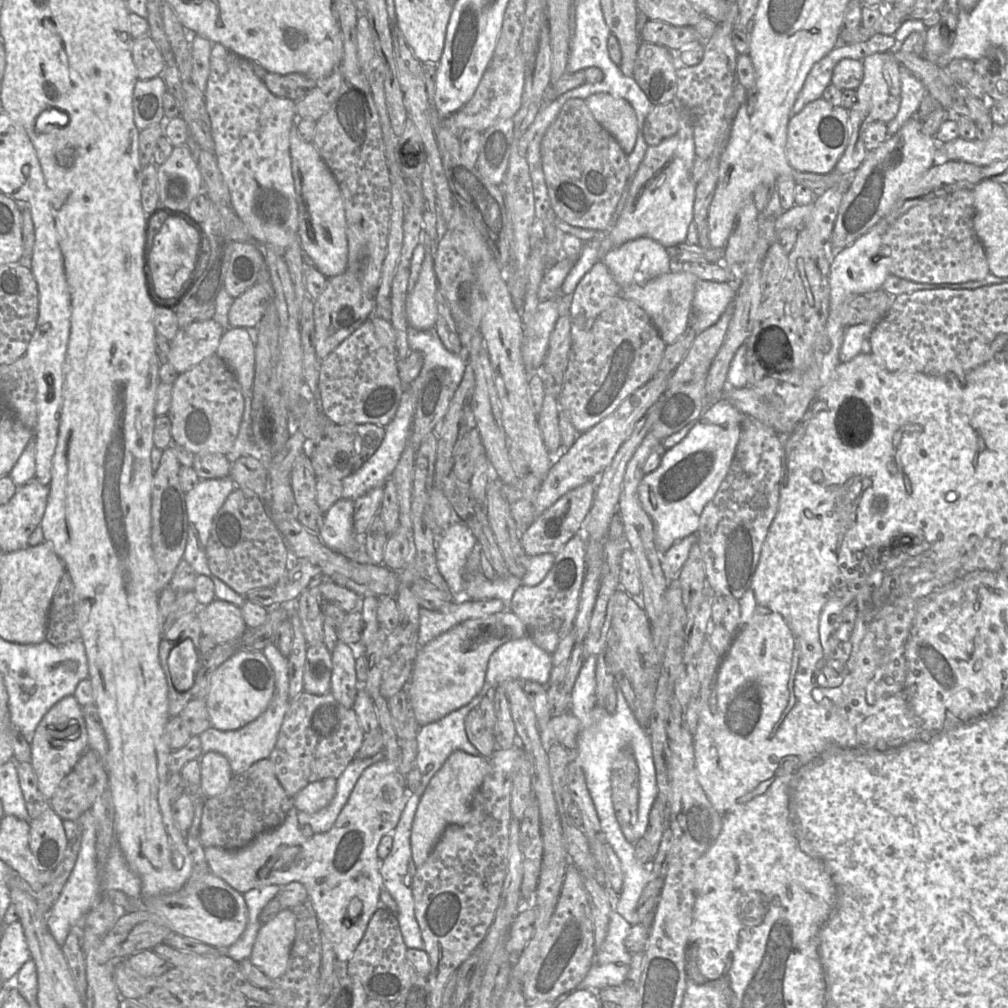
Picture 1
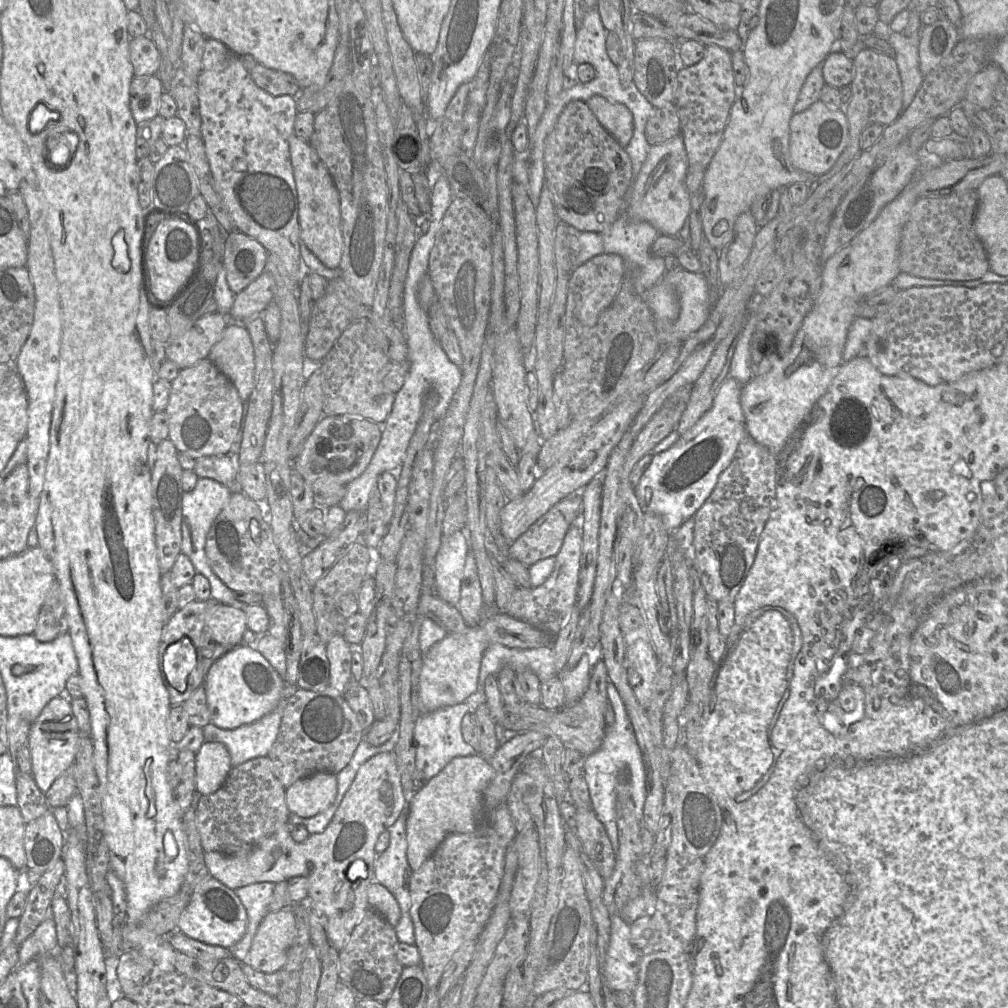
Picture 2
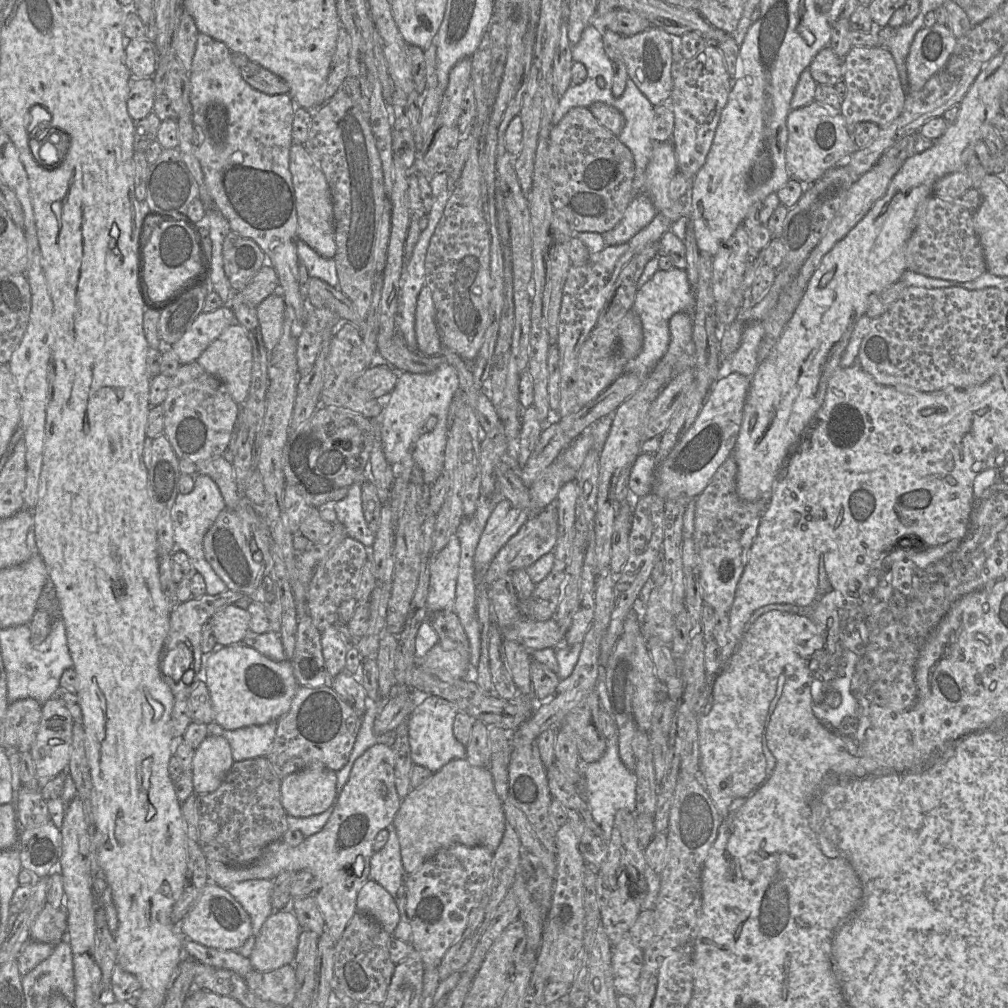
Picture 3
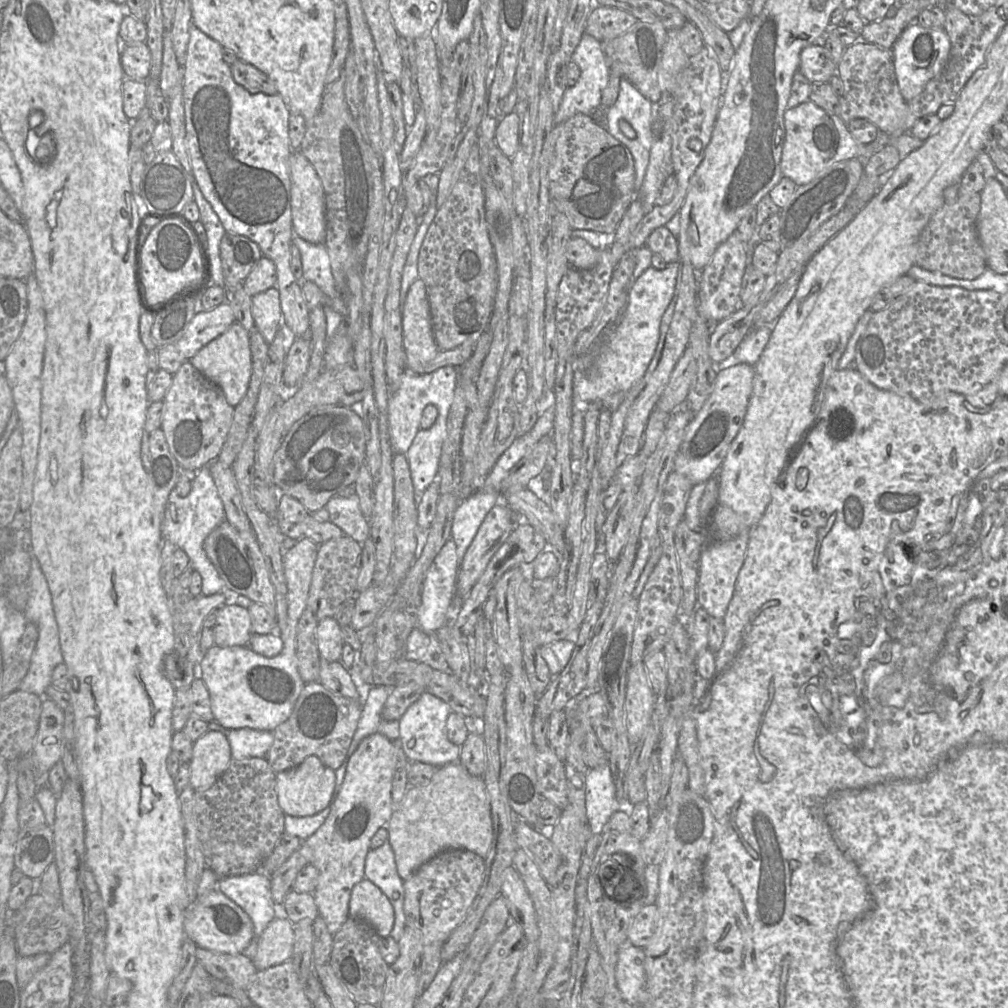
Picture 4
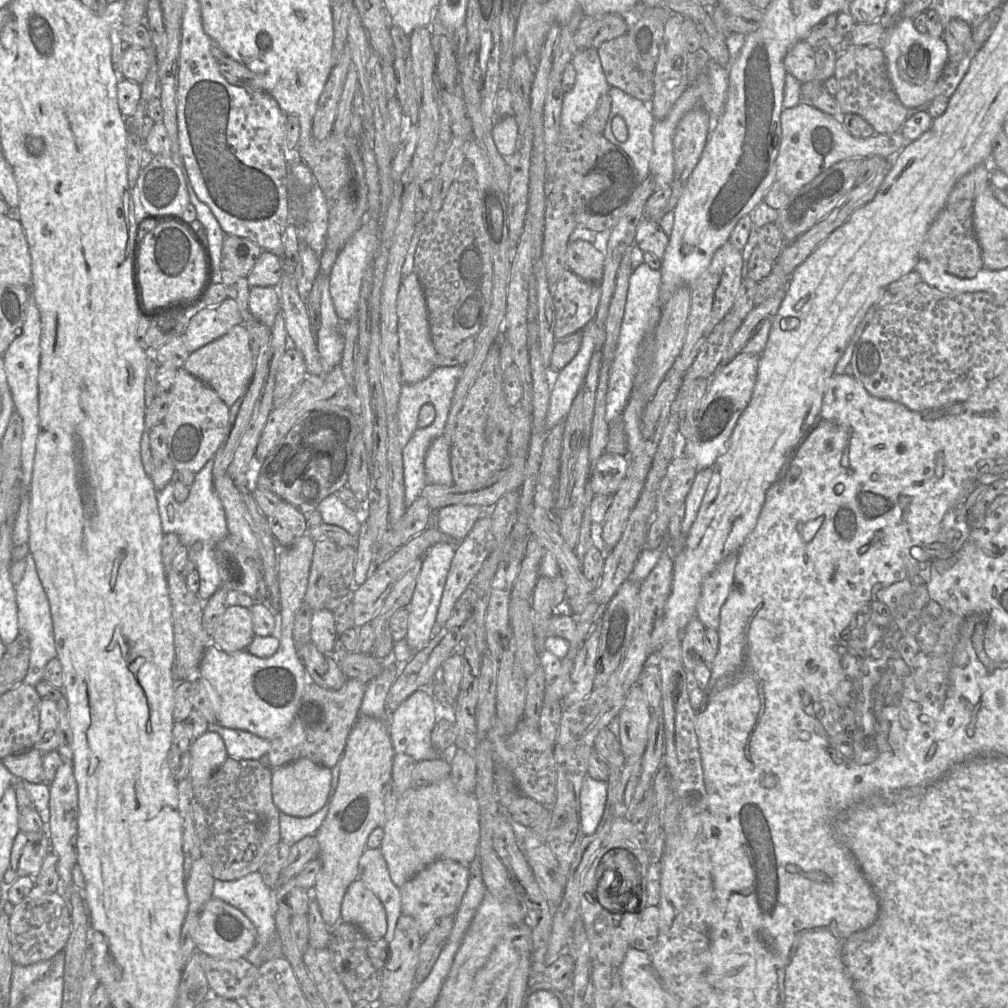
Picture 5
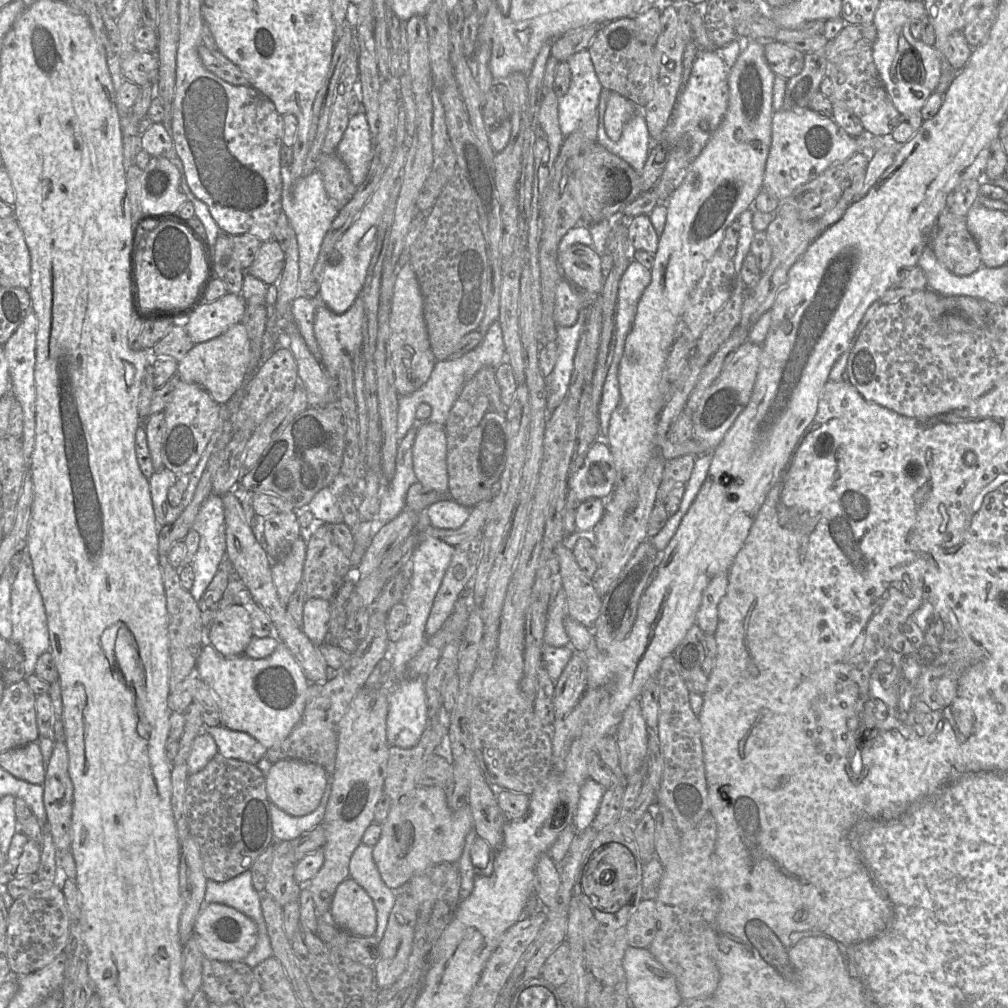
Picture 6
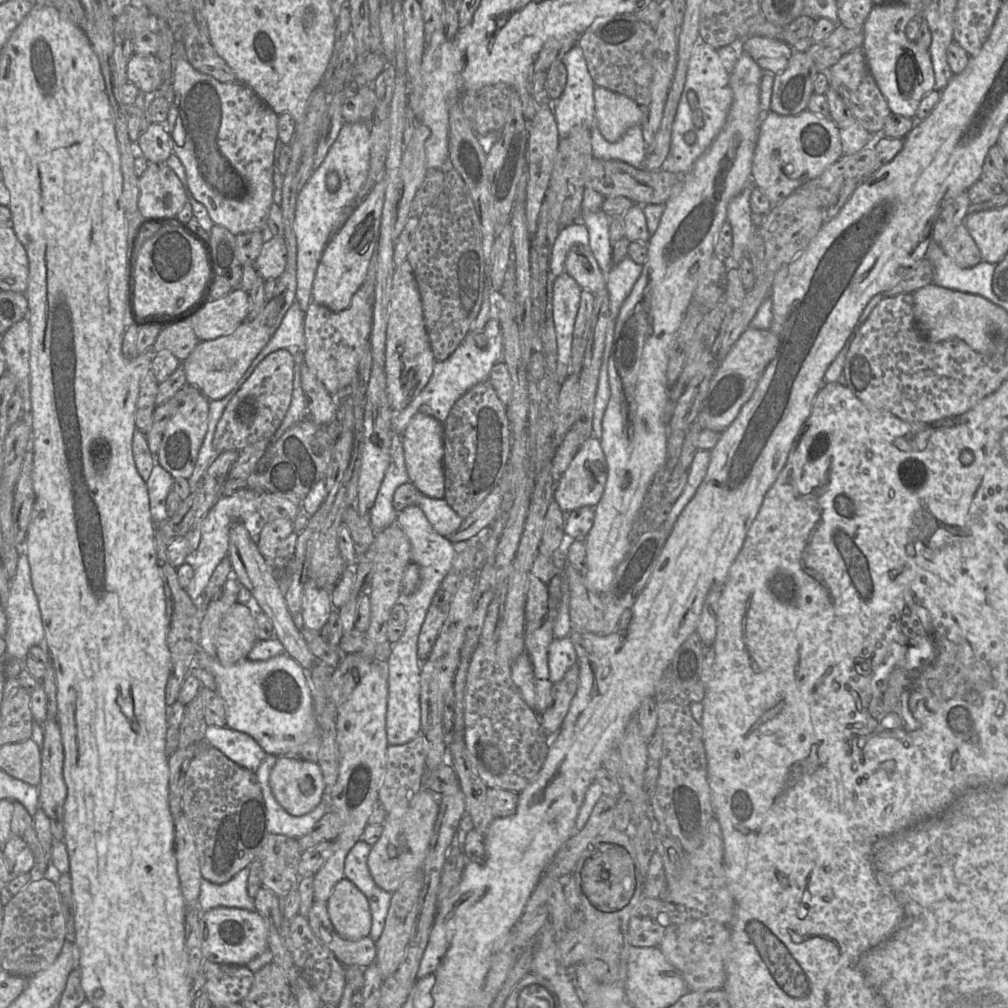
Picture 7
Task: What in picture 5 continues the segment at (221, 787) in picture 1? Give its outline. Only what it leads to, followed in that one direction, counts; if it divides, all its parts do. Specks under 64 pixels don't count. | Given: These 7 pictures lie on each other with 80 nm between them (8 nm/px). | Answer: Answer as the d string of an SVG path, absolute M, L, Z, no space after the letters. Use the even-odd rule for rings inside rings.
M210 731L193 739L190 755L189 778L193 787L204 784L228 757L223 738Z

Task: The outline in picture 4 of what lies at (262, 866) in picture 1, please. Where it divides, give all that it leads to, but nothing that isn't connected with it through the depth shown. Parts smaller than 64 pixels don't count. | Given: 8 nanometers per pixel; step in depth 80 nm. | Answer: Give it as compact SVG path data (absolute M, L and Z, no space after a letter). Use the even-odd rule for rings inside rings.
M381 733L365 737L347 763L346 773L341 788L331 805L331 810L324 823L310 837L304 840L299 852L318 870L318 879L313 898L319 914L323 918L329 932L334 935L349 917L349 900L355 884L365 879L364 864L370 841L381 827L386 827L393 812L391 789L395 769L395 750L393 741Z

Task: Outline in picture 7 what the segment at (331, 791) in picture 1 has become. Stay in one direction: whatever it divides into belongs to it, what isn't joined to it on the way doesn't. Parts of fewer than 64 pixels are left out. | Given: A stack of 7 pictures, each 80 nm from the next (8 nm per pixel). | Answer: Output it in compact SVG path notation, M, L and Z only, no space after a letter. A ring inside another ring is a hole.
M278 757L269 783L276 801L292 816L303 816L323 798L325 782L317 762Z

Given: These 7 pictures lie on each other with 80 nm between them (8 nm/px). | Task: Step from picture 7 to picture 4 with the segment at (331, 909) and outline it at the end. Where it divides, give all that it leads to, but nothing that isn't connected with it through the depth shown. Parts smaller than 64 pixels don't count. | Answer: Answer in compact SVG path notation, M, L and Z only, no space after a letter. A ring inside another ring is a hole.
M370 880L354 885L349 900L349 916L371 925L380 937L390 936L394 909L387 896Z

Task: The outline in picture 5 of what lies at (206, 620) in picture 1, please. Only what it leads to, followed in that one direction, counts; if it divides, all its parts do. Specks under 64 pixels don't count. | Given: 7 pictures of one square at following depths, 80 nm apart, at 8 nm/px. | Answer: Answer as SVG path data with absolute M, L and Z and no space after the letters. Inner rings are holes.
M228 606L218 620L211 643L223 651L234 652L246 650L254 637L250 610Z

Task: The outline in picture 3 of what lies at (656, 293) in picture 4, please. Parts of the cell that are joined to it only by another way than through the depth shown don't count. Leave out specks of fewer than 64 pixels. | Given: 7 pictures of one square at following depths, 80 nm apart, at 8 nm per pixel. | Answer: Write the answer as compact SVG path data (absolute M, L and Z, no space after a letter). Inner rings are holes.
M673 268L669 271L658 270L649 281L637 289L633 311L639 316L643 330L641 352L624 367L624 374L648 375L667 352L670 333L669 320L678 312L692 313L695 295L685 270Z

